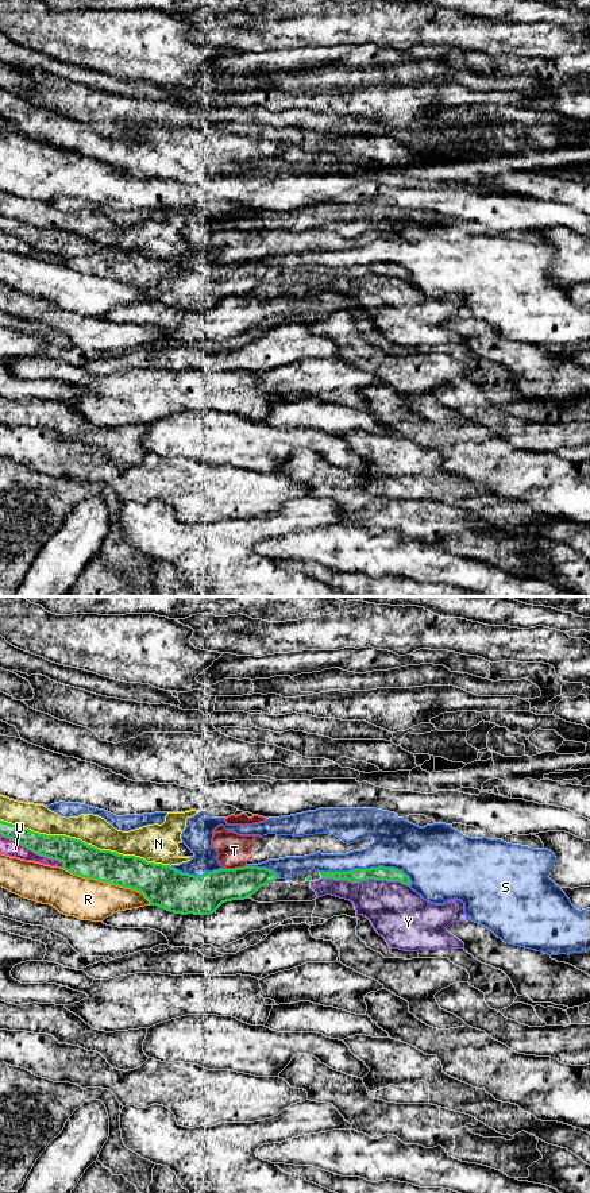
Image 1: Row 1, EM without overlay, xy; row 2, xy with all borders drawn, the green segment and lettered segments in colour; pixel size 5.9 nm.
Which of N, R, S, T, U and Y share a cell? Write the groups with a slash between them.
N T / R / S / U / Y

